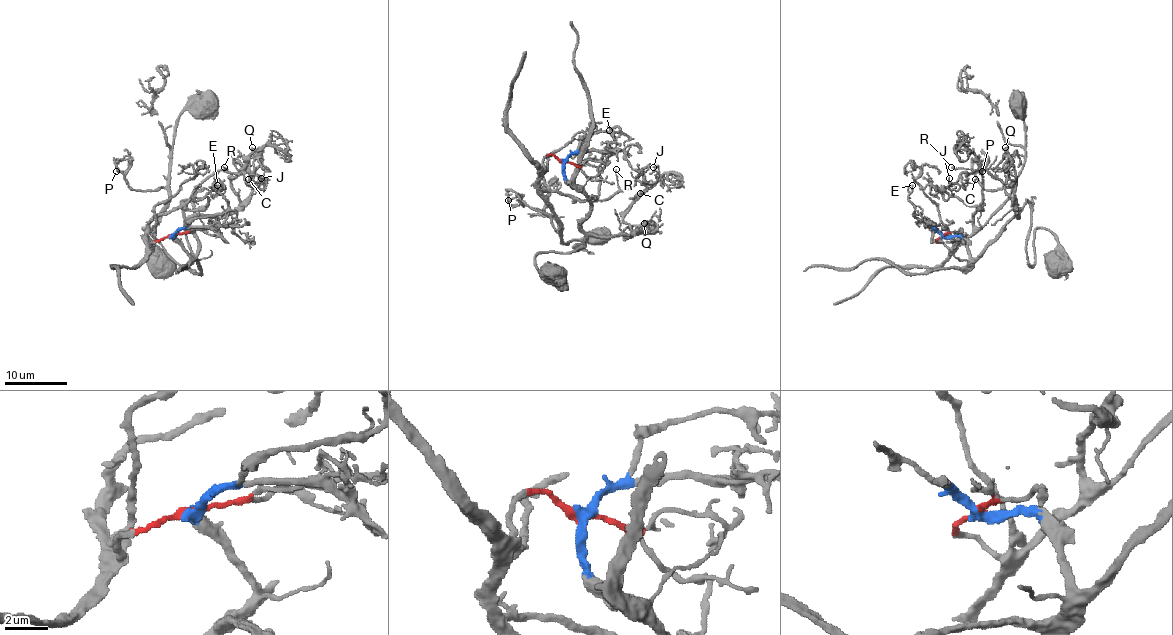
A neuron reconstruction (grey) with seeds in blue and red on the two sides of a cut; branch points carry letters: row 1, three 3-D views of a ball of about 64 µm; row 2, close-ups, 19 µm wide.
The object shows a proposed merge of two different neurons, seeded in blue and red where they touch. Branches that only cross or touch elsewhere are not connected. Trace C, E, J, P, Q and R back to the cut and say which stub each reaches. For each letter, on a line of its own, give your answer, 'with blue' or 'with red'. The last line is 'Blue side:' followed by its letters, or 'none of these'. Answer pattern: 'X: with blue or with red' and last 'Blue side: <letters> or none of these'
C: with red
E: with blue
J: with red
P: with red
Q: with blue
R: with red
Blue side: E, Q

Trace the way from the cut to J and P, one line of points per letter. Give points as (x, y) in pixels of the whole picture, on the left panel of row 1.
J: (172, 236), (151, 248), (148, 223), (180, 208), (209, 176), (242, 173), (262, 189), (267, 181), (260, 178)
P: (172, 236), (155, 240), (151, 248), (147, 237), (169, 198), (167, 190), (134, 190), (125, 172), (116, 170)

